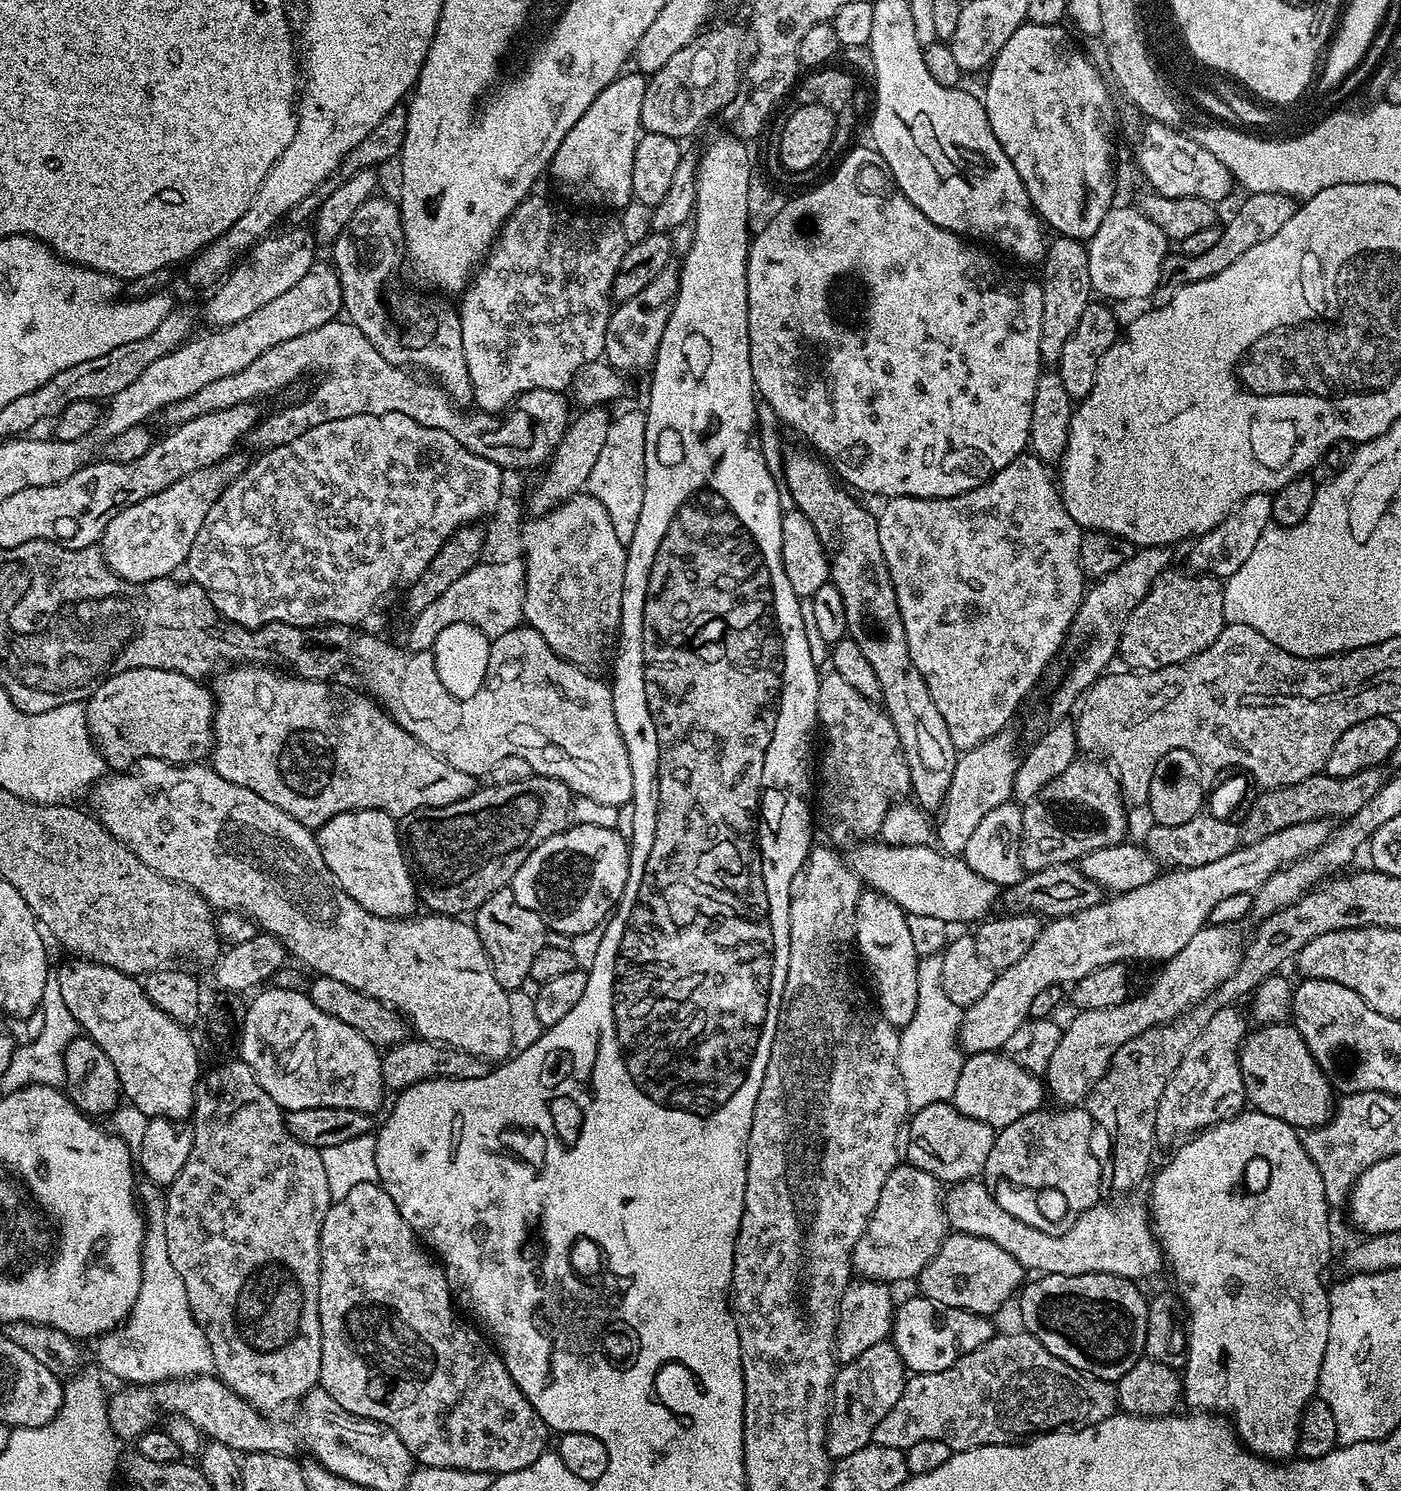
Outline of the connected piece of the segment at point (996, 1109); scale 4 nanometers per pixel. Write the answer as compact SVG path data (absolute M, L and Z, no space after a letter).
M974 1052L964 1061L950 1102L962 1114L999 1130L1037 1111L1043 1105L1040 1103L1044 1096L1046 1100L1046 1088L1039 1075L1027 1072L1000 1052Z

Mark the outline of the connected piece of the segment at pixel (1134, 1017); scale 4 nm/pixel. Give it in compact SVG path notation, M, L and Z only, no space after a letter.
M1209 923L1200 928L1178 954L1174 954L1169 960L1163 961L1160 973L1156 976L1156 981L1145 990L1141 996L1133 995L1126 1002L1118 1006L1110 1006L1106 1010L1086 1010L1077 1011L1076 1017L1067 1025L1063 1025L1060 1033L1058 1047L1054 1050L1054 1055L1050 1058L1050 1066L1046 1073L1046 1088L1057 1105L1076 1106L1087 1097L1092 1091L1093 1084L1096 1084L1104 1077L1110 1062L1114 1058L1117 1050L1126 1046L1130 1038L1142 1034L1146 1030L1156 1027L1158 1024L1168 1024L1177 1016L1183 1016L1197 1004L1204 1003L1211 997L1212 993L1225 987L1230 978L1237 975L1237 969L1241 967L1240 958L1242 955L1242 939L1236 933L1235 927L1226 924Z

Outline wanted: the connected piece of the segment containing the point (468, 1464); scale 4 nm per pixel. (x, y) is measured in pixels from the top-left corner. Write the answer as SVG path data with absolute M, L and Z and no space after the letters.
M379 1183L355 1186L341 1200L333 1200L331 1206L328 1207L328 1213L322 1222L320 1231L318 1318L322 1326L322 1366L320 1367L319 1387L325 1388L330 1398L334 1398L338 1406L342 1406L342 1410L350 1410L350 1414L367 1420L376 1420L380 1424L385 1424L390 1430L394 1430L398 1438L402 1438L406 1450L417 1465L425 1468L474 1470L489 1474L522 1470L538 1462L538 1458L544 1455L549 1447L550 1430L544 1425L538 1410L534 1410L526 1394L522 1394L522 1390L510 1376L510 1370L506 1370L499 1351L458 1311L452 1289L448 1287L449 1273L431 1255L428 1257L427 1254L429 1255L411 1226L402 1218L402 1214L398 1214L398 1206L394 1206L394 1198L390 1198L390 1194L386 1194L386 1190Z

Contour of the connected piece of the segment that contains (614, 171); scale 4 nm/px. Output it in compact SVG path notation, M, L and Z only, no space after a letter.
M635 70L621 73L610 86L600 91L598 98L590 104L582 118L567 132L549 165L550 177L552 176L557 190L565 197L562 198L567 203L576 206L606 205L614 207L614 210L621 210L631 201L634 150L642 132L641 110L647 86L648 80L643 73Z

